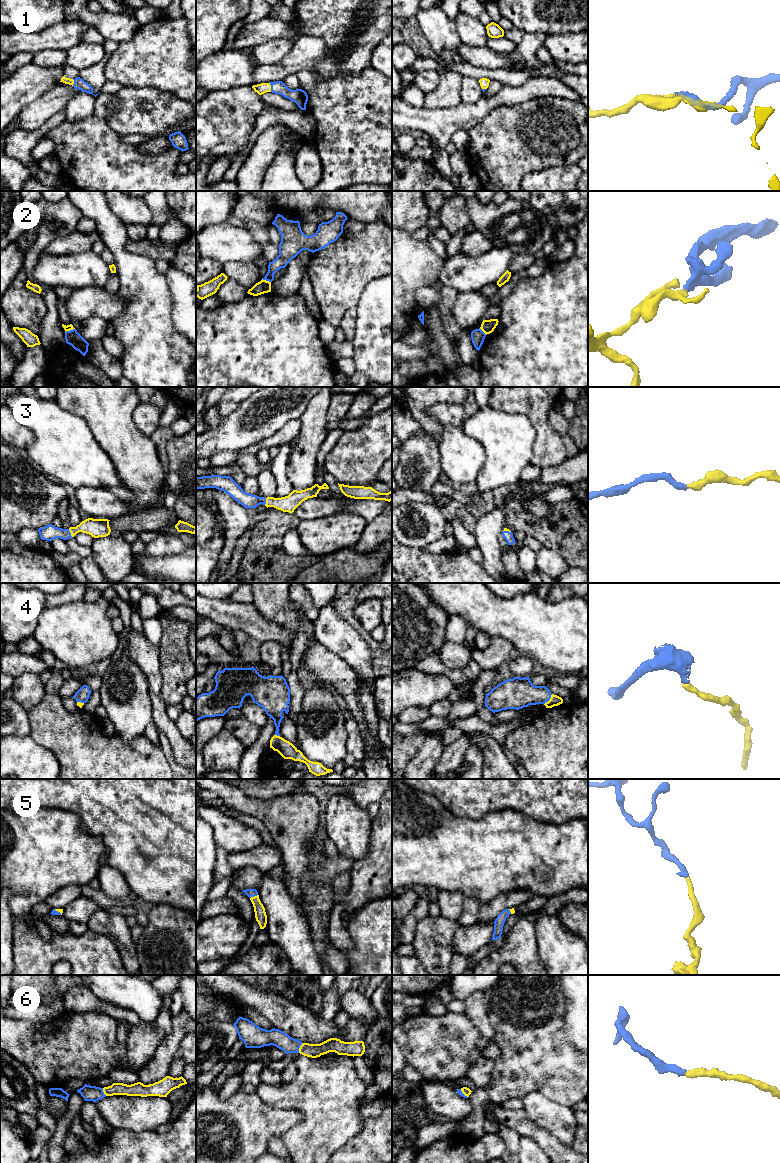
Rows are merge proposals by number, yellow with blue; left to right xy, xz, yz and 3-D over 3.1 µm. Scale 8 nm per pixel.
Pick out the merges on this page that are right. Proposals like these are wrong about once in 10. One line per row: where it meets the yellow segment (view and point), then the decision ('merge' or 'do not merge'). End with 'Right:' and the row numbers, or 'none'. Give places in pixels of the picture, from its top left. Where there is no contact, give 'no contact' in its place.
1: xz (270, 87) | merge
2: xy (69, 330) | do not merge
3: xy (70, 532) | merge
4: yz (550, 699) | merge
5: xz (254, 896) | merge
6: xz (299, 1048) | merge
Right: 1, 3, 4, 5, 6

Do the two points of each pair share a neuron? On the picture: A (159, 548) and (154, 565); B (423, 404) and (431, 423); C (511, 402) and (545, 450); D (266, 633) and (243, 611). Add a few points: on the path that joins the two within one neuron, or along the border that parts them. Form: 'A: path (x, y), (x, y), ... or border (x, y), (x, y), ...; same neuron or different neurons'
A: border (179, 553), (162, 557), (149, 557), (141, 554); different neurons
B: path (423, 409), (423, 415), (426, 418); same neuron
C: path (525, 406), (540, 421), (545, 436); same neuron
D: path (260, 628), (249, 617); same neuron

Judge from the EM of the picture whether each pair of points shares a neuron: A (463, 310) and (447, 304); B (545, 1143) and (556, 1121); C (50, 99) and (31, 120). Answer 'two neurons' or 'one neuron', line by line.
A: two neurons
B: two neurons
C: one neuron

